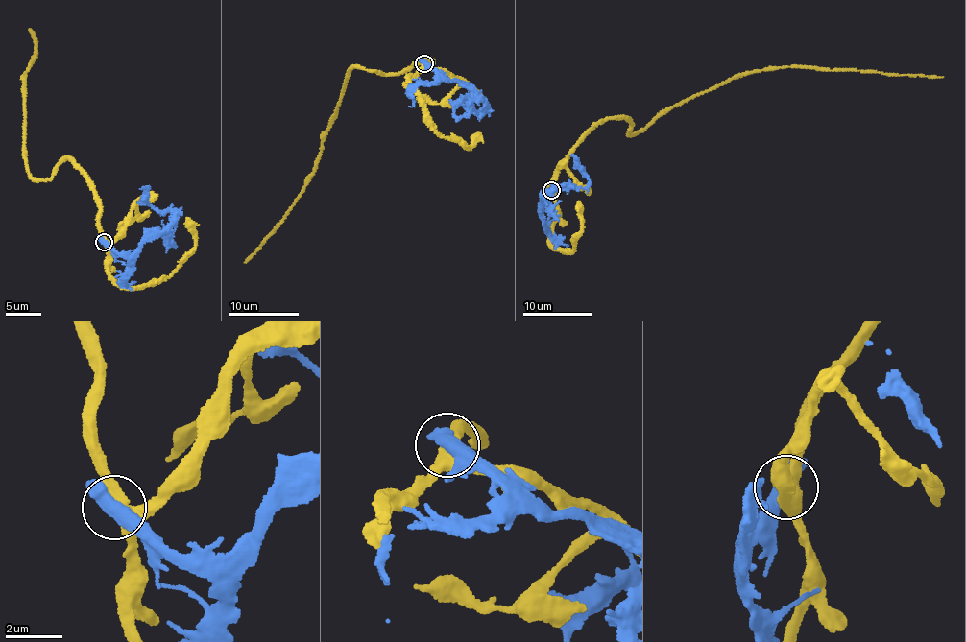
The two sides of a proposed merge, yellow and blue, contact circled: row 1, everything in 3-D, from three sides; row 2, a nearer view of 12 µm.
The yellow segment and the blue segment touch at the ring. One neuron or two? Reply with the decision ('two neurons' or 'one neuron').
two neurons

